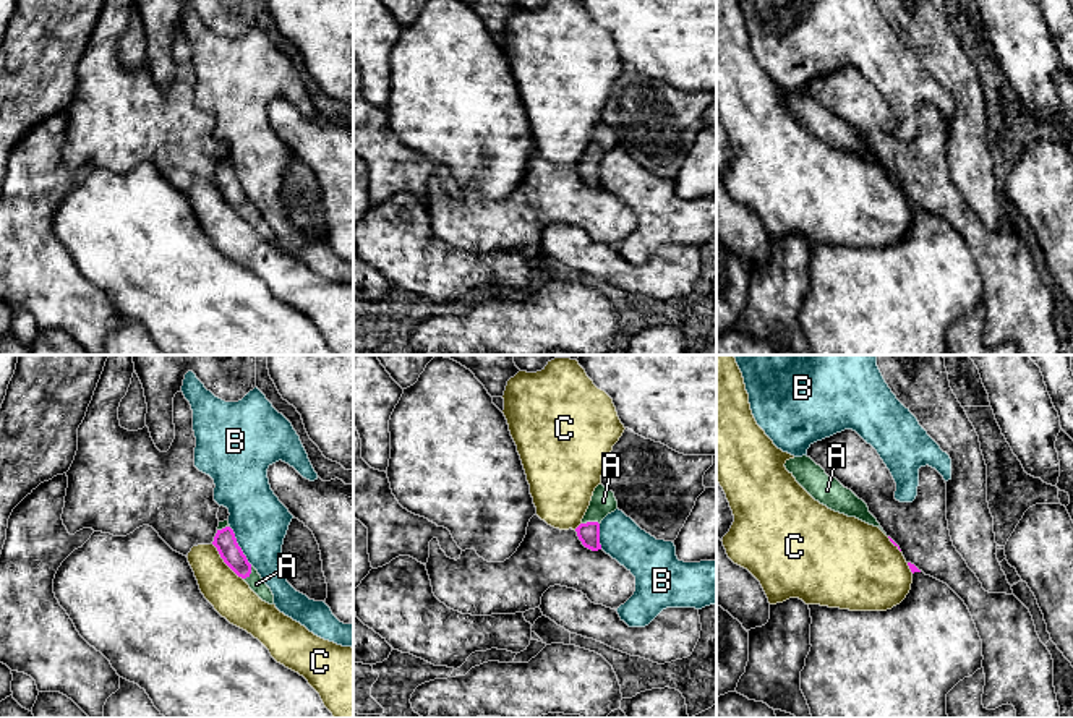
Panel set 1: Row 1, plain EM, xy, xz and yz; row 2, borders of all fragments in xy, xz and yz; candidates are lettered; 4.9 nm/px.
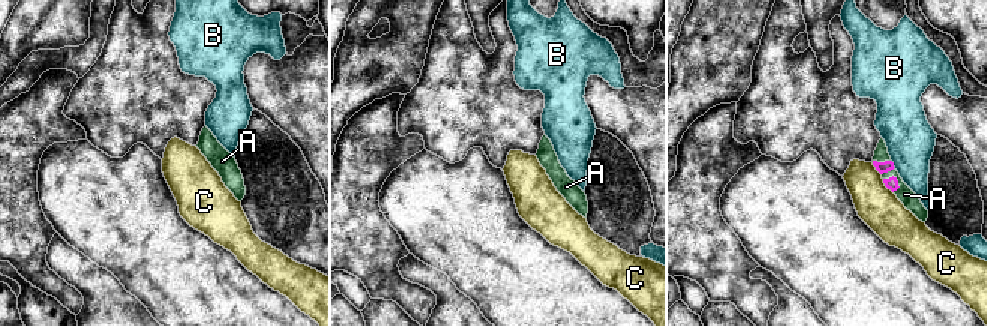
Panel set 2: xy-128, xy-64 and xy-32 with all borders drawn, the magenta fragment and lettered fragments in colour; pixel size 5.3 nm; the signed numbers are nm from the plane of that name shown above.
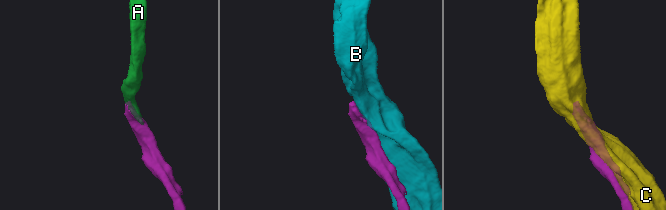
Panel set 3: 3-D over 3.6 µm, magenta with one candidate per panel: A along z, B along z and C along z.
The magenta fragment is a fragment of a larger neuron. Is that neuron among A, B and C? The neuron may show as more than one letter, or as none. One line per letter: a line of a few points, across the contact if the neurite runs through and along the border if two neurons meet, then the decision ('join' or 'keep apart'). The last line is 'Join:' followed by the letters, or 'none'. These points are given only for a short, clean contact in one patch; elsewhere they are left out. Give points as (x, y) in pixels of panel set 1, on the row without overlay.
A: line xz (589, 170), (590, 159), (603, 138); join
B: keep apart
C: keep apart
Join: A

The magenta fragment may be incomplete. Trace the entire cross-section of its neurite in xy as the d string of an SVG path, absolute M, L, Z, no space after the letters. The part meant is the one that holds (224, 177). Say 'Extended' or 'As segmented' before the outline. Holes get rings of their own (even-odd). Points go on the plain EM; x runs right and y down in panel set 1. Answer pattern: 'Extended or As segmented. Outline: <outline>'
Extended. Outline: M229 157L219 159L212 182L217 185L224 199L238 214L242 214L263 238L274 241L274 232L271 225L264 220L258 207L248 199L246 193L237 180Z

